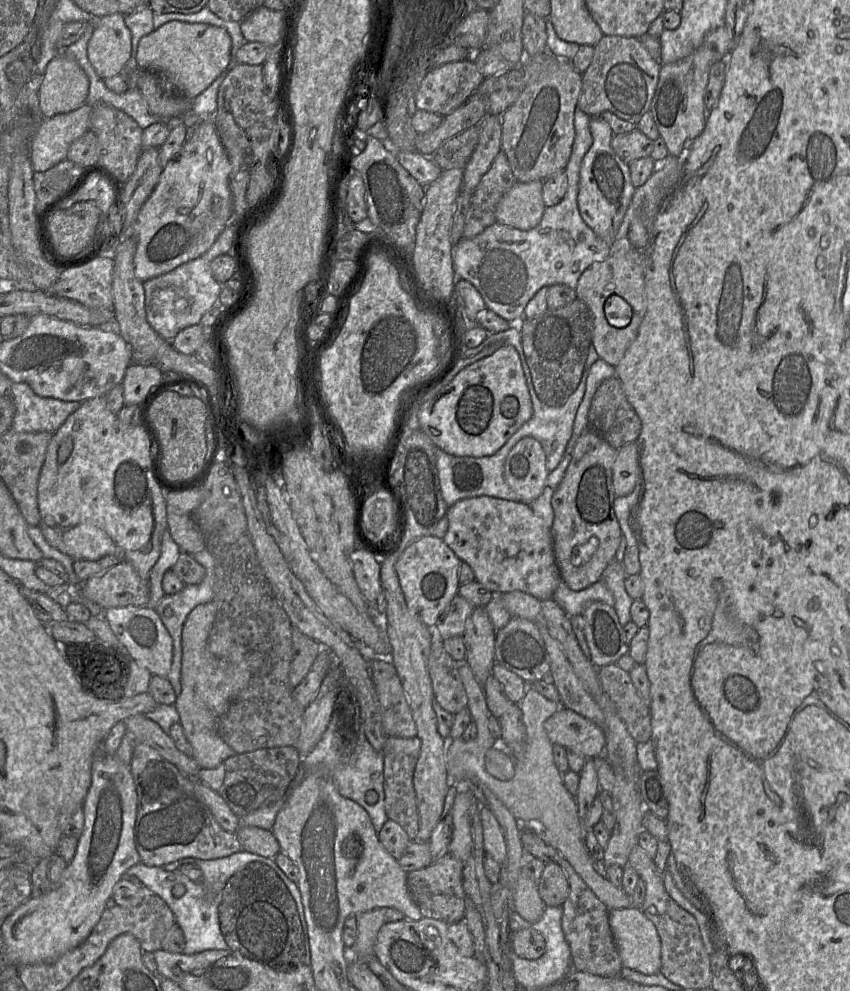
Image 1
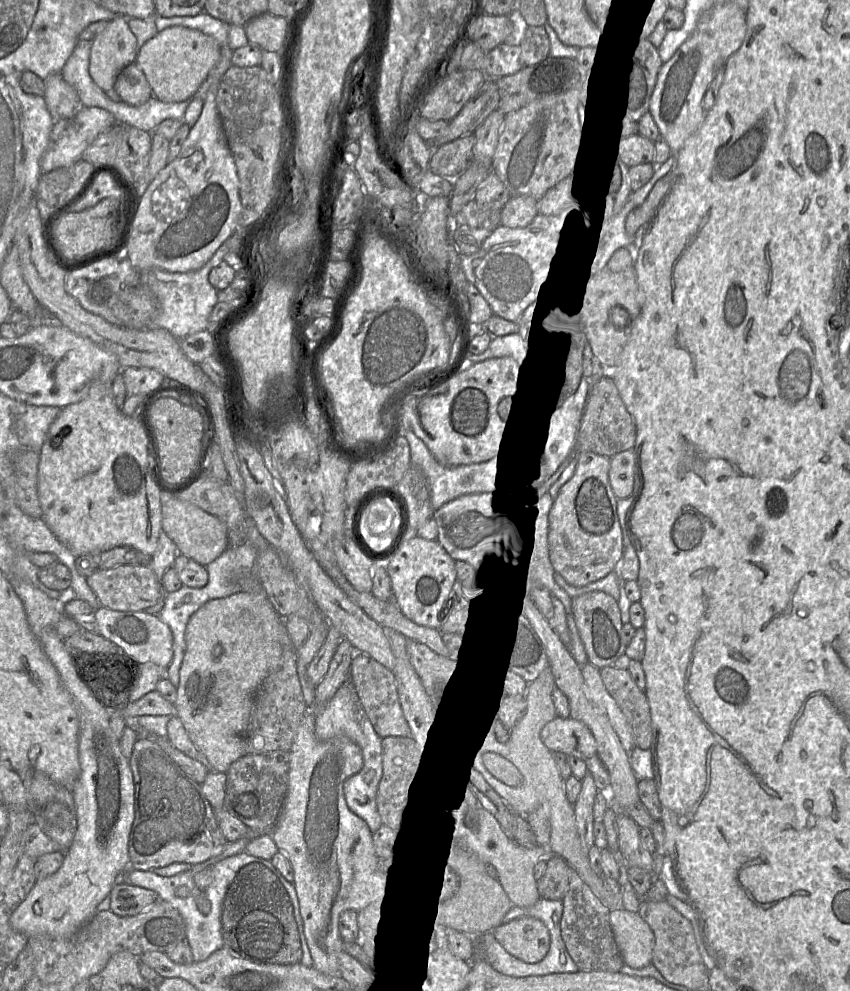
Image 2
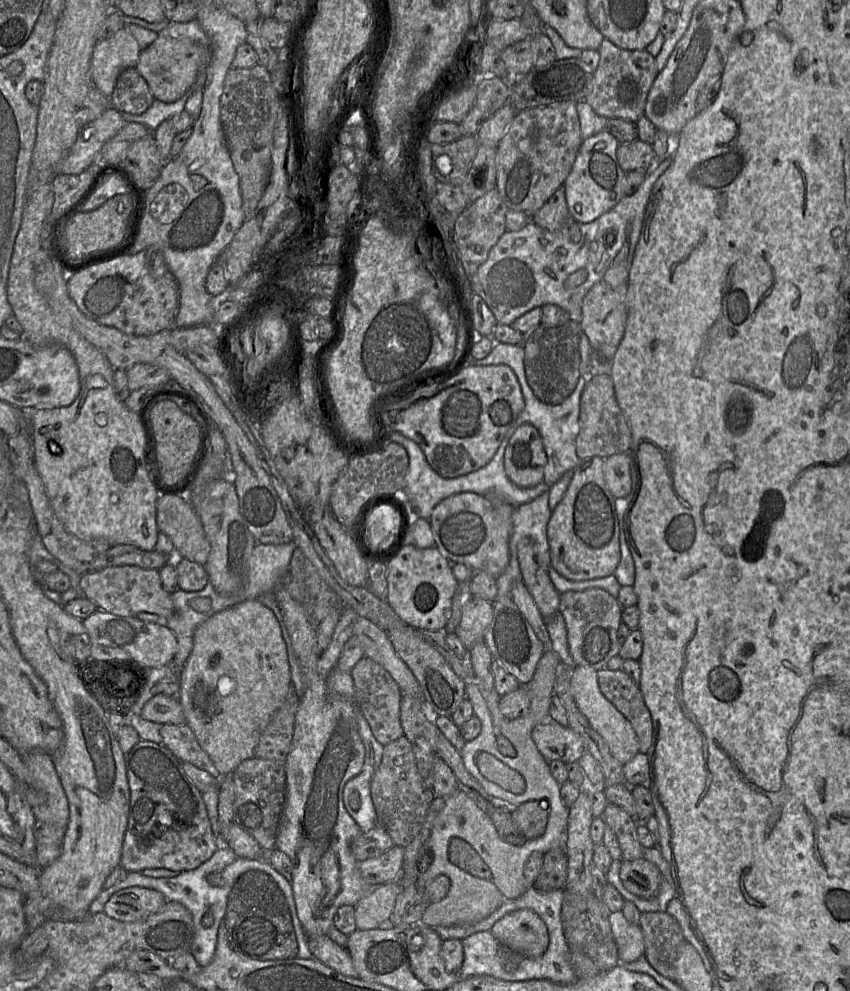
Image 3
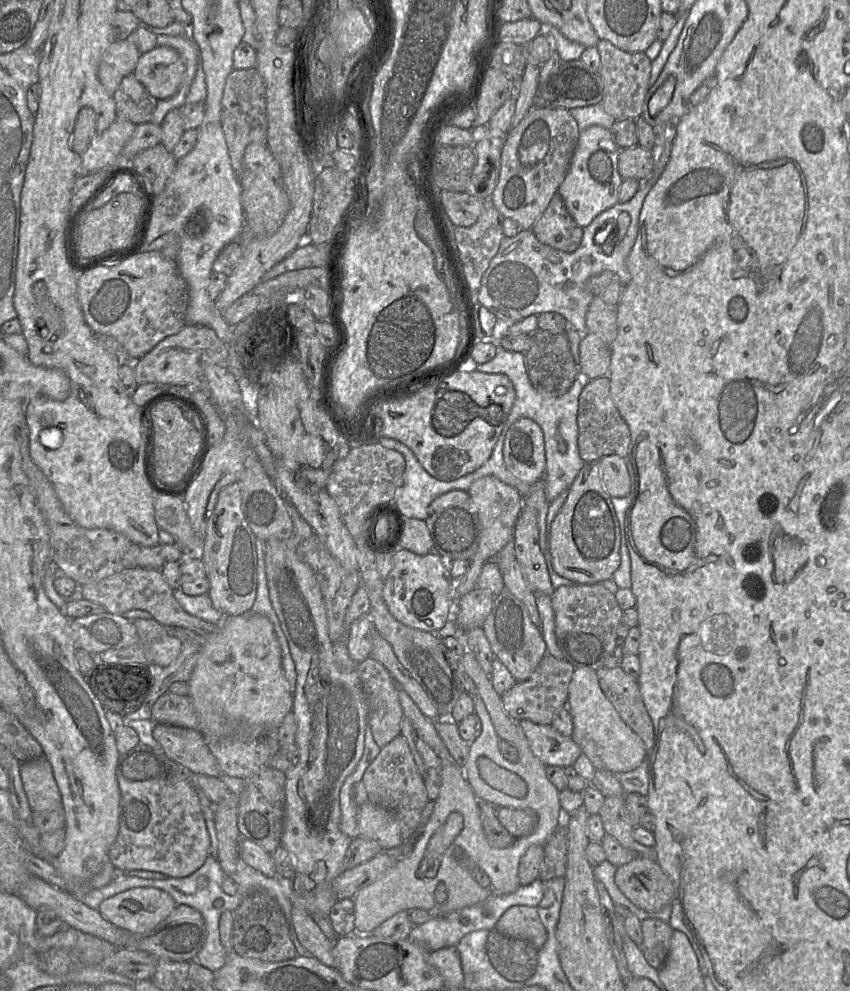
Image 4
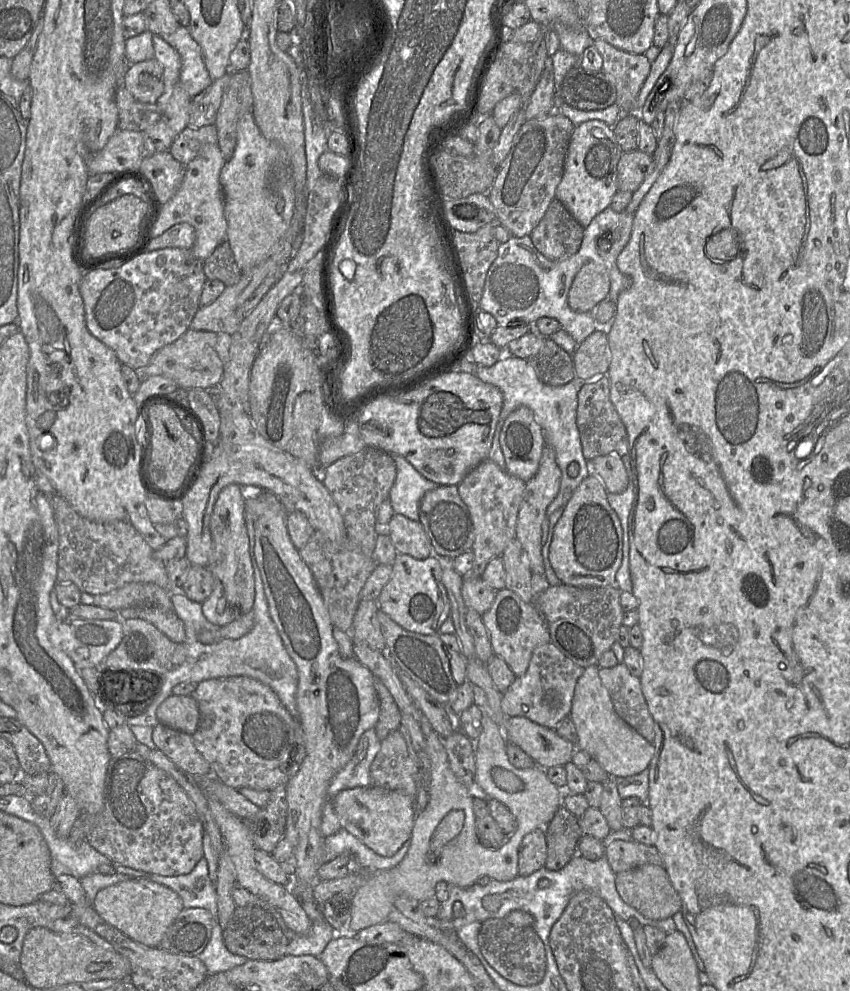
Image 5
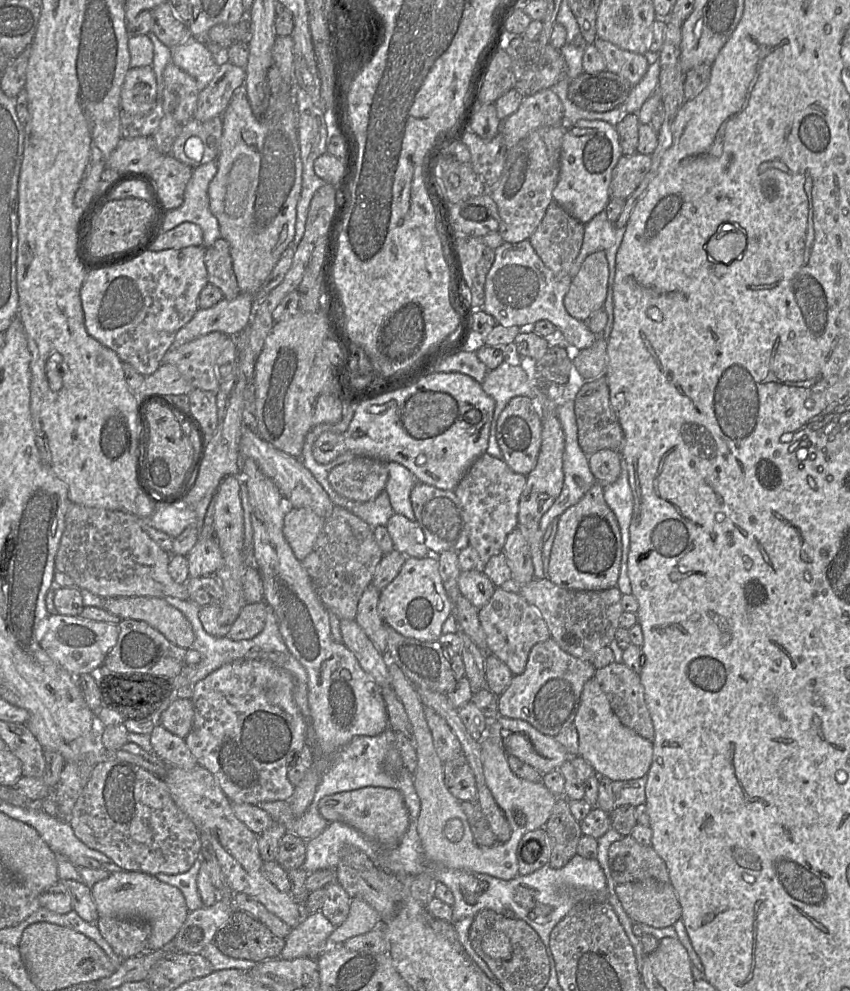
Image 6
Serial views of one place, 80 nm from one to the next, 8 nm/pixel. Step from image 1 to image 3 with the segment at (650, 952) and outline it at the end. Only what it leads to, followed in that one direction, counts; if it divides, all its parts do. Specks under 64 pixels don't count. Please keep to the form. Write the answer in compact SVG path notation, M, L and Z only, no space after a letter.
M622 911L610 912L609 923L620 963L633 962L644 955L645 944L639 925L629 923Z

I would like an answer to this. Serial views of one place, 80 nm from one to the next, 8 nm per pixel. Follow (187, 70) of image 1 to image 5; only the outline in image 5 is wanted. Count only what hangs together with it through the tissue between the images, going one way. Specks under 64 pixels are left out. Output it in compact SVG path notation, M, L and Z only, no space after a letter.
M154 58L132 64L122 85L137 101L154 104L164 91L163 68Z

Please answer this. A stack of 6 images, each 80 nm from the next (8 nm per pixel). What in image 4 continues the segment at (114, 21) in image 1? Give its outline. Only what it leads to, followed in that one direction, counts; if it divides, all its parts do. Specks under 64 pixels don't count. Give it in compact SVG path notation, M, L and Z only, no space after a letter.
M127 39L115 40L105 51L99 63L98 78L110 96L113 97L122 79L133 73L140 55Z

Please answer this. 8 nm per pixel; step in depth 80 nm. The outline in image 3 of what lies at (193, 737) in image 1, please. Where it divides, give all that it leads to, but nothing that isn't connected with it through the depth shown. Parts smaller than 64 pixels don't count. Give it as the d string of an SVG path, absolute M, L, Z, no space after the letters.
M256 599L217 612L196 629L192 651L179 679L179 702L186 724L221 775L232 775L241 762L255 756L262 731L288 696L290 675L280 625L273 611Z

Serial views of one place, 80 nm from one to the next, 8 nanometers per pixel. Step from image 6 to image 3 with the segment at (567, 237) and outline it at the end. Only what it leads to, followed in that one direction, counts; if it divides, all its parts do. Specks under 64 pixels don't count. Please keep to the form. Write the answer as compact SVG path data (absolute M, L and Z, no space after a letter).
M564 185L560 186L543 207L531 217L531 221L550 232L557 232L563 226L569 226L571 241L578 243L581 240L579 223L571 216L567 206Z

